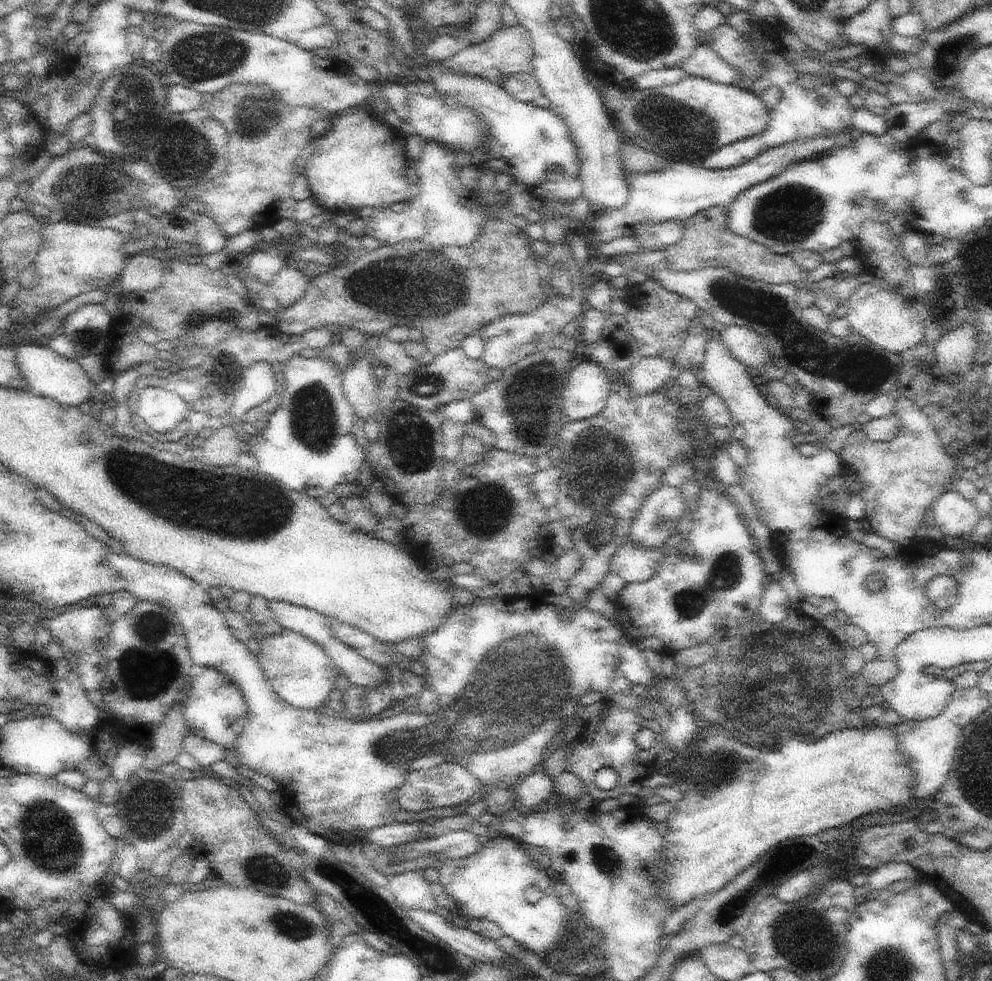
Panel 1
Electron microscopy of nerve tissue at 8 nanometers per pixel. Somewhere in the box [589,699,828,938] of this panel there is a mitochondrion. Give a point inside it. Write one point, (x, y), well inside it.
(727, 914)

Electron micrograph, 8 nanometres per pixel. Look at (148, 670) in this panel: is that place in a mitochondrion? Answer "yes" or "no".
yes

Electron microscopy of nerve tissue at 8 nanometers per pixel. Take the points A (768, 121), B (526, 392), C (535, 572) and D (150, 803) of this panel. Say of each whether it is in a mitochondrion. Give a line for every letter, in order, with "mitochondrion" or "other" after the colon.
A: other
B: mitochondrion
C: other
D: mitochondrion

